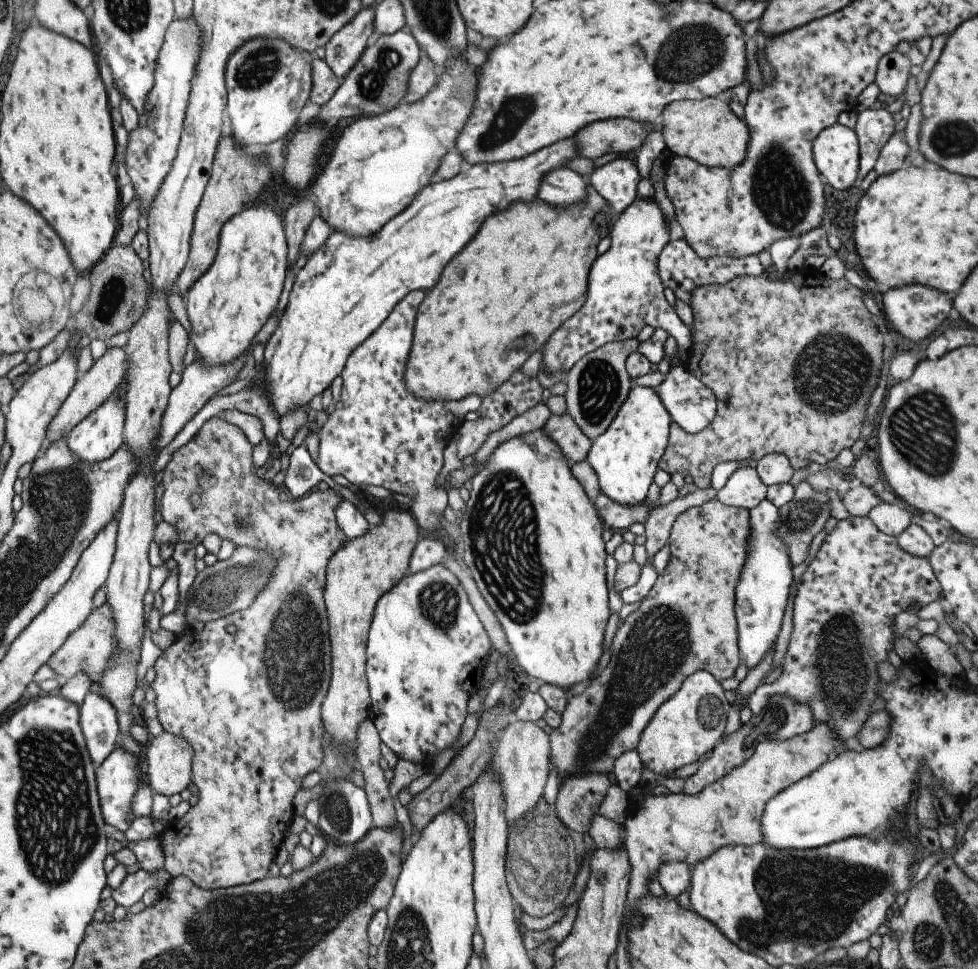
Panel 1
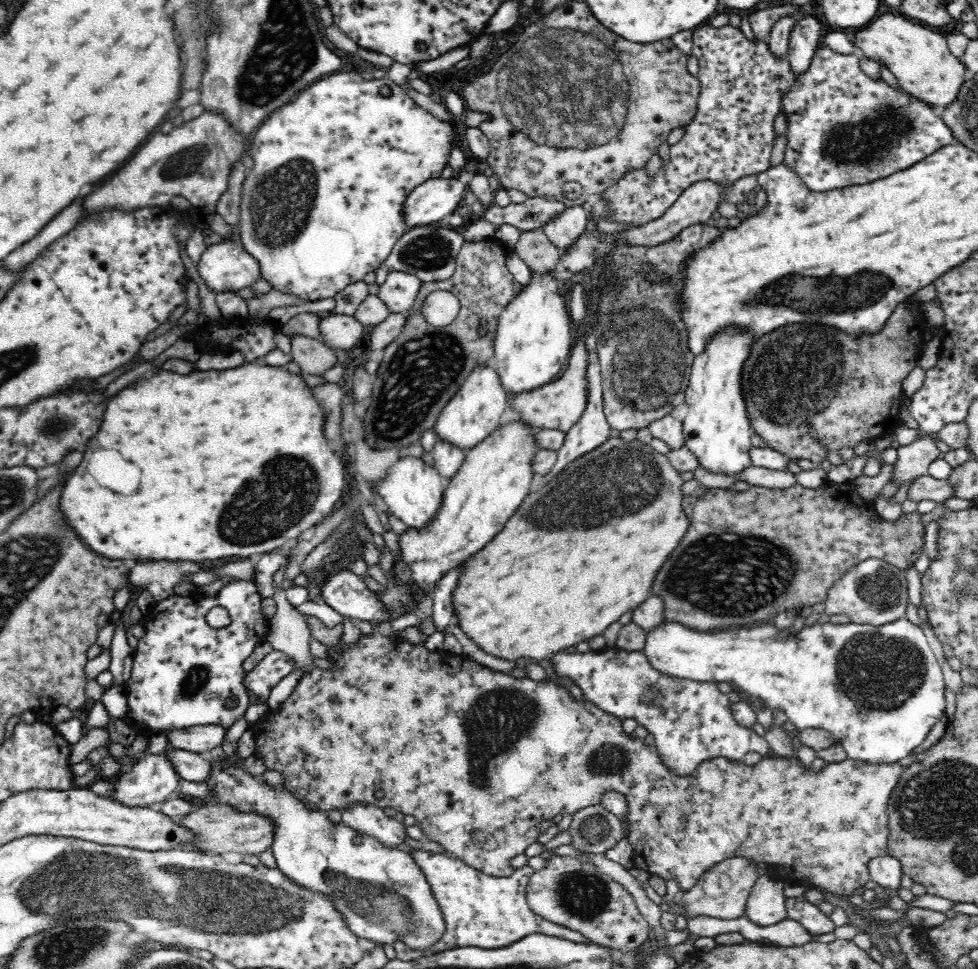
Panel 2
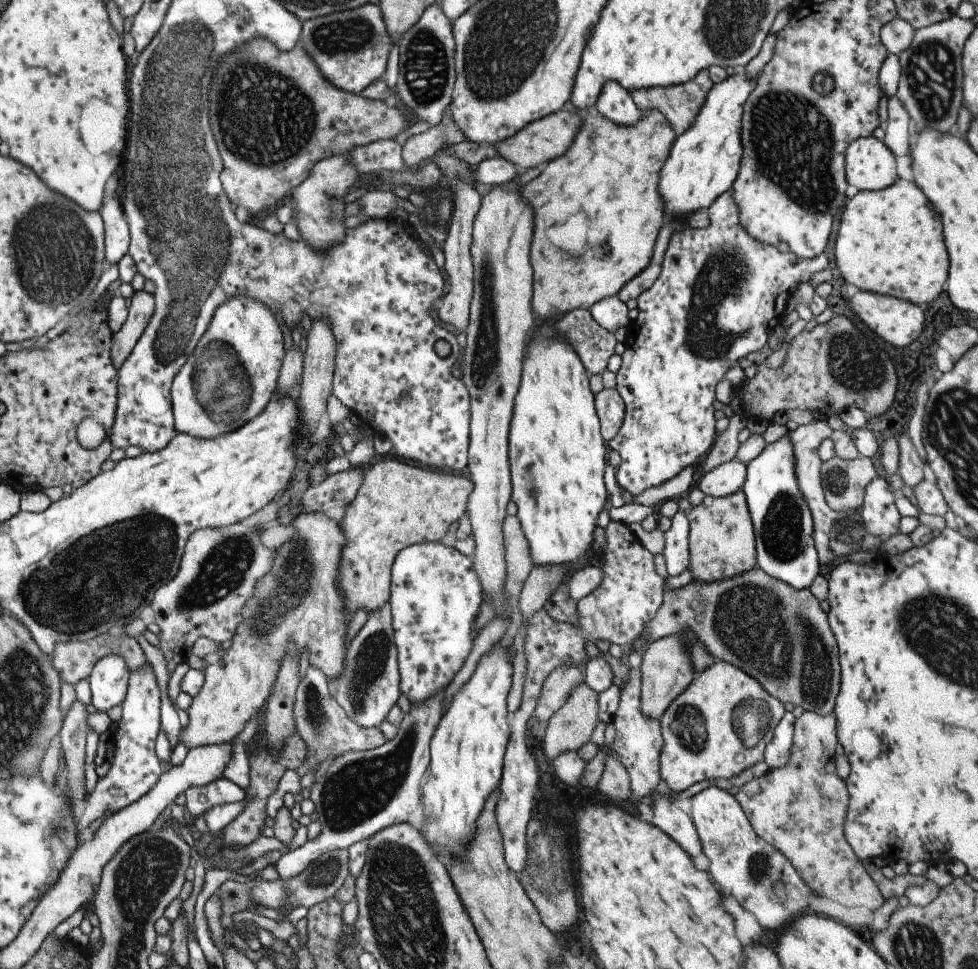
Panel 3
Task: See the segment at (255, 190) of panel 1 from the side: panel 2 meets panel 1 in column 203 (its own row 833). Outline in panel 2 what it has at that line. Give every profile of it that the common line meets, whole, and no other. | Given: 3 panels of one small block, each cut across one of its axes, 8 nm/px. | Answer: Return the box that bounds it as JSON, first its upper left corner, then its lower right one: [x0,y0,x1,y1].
[178,804,274,858]

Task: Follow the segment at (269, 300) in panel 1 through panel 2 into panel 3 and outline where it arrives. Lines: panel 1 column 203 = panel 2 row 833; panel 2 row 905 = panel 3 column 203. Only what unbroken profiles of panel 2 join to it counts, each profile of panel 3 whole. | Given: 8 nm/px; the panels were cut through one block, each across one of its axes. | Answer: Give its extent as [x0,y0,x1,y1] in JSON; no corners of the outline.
[171,296,285,440]

